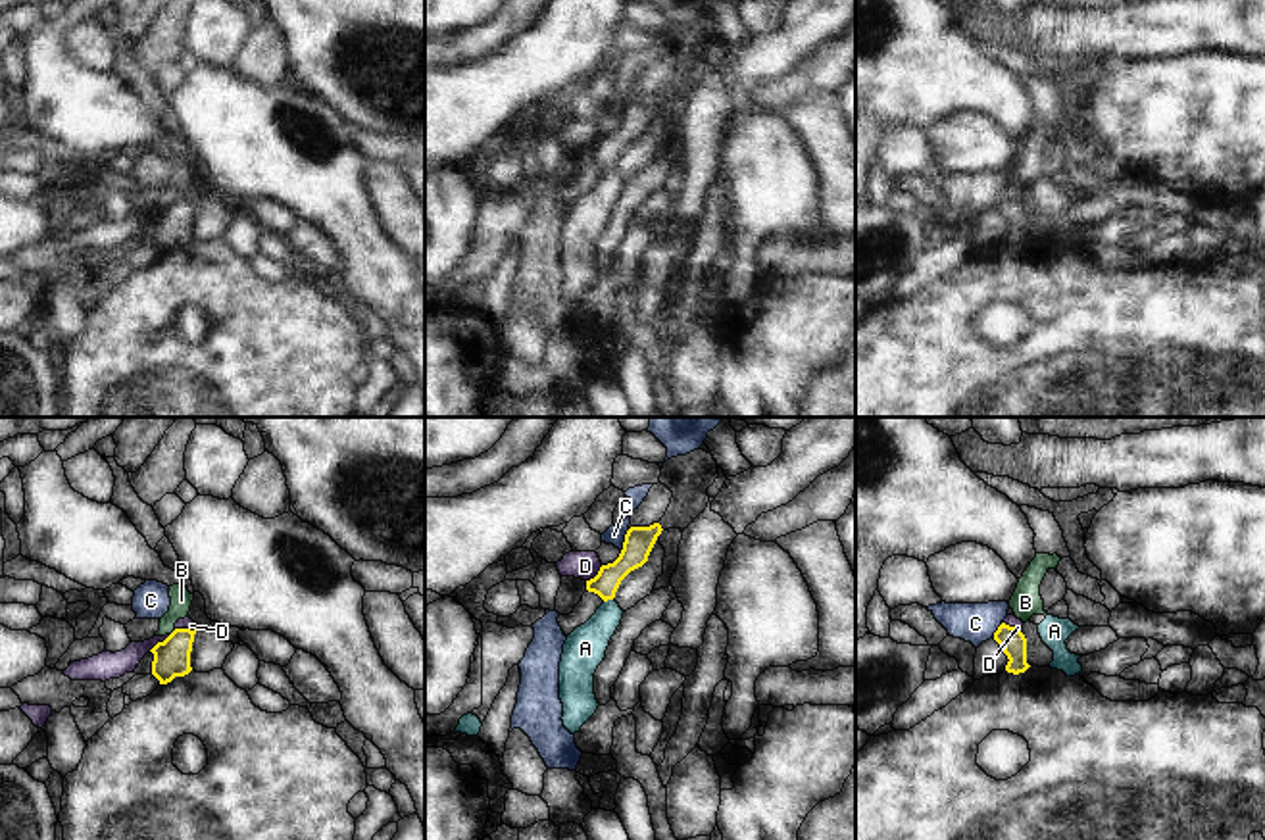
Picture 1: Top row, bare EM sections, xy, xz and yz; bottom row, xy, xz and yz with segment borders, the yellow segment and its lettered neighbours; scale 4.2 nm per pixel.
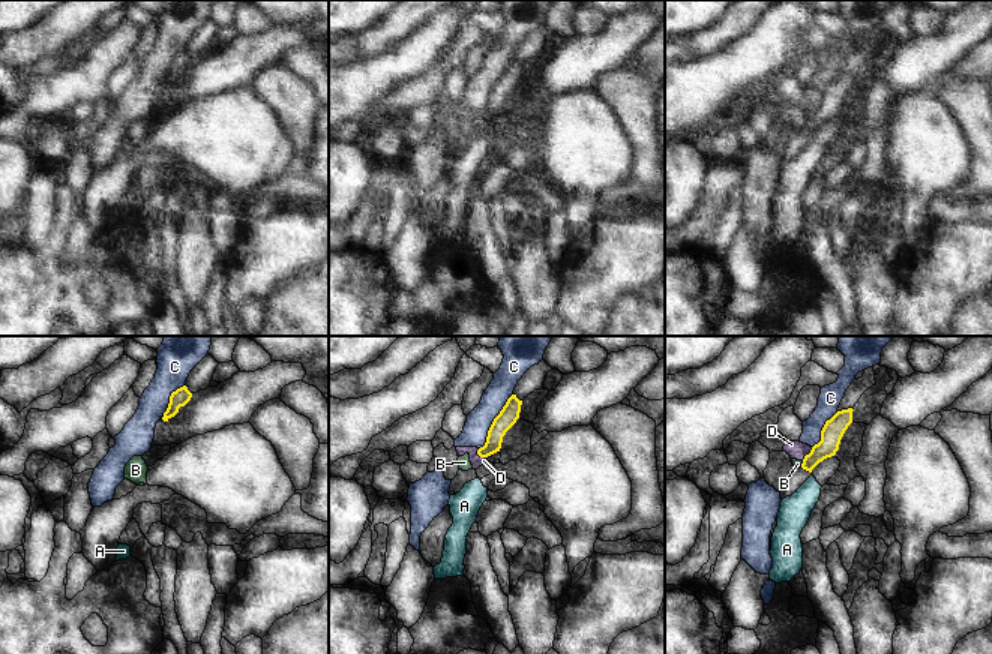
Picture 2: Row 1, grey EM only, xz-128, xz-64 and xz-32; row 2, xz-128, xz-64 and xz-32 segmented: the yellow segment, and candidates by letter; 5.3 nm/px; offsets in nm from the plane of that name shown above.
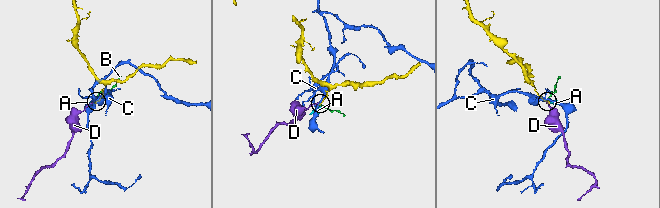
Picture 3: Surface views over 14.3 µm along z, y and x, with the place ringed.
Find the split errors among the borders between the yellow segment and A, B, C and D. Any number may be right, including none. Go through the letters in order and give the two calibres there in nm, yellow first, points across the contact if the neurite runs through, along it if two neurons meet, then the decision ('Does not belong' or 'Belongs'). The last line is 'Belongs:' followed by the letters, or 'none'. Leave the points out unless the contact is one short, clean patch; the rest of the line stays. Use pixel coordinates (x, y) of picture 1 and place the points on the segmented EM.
A: Thickness 120 nm (yellow) against 180 nm. Boundary: xz (614, 596), (604, 602). Does not belong
B: Thickness 160 nm (yellow) against 90 nm. Boundary: xy (175, 629), (170, 635). Does not belong
C: Thickness 130 nm (yellow) against 80 nm. Boundary: xz (629, 529), (621, 550). Does not belong
D: Thickness 160 nm (yellow) against 120 nm. Boundary: xy (170, 635), (148, 650). Does not belong
Belongs: none

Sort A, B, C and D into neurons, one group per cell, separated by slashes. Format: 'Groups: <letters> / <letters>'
Groups: A / B D / C

